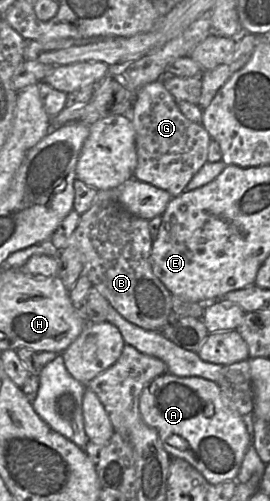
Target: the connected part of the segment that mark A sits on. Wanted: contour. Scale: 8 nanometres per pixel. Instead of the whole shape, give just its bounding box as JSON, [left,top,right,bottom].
[139,375,252,484]

